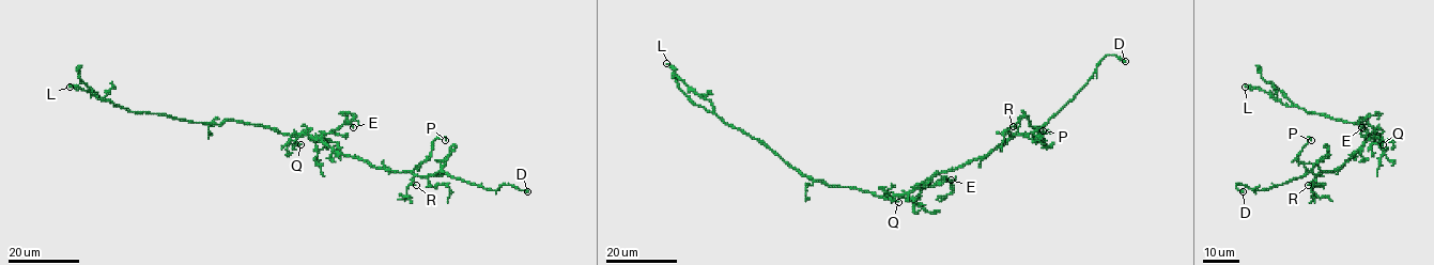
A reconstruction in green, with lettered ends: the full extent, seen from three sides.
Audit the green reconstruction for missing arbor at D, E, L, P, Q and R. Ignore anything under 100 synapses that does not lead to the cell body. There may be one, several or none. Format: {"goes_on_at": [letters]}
{"goes_on_at": ["D"]}

